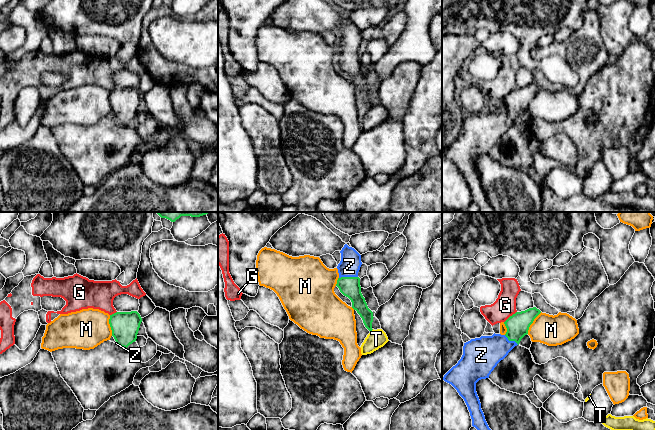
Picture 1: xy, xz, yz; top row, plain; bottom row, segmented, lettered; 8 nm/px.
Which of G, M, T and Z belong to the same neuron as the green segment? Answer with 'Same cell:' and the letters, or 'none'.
Same cell: Z

